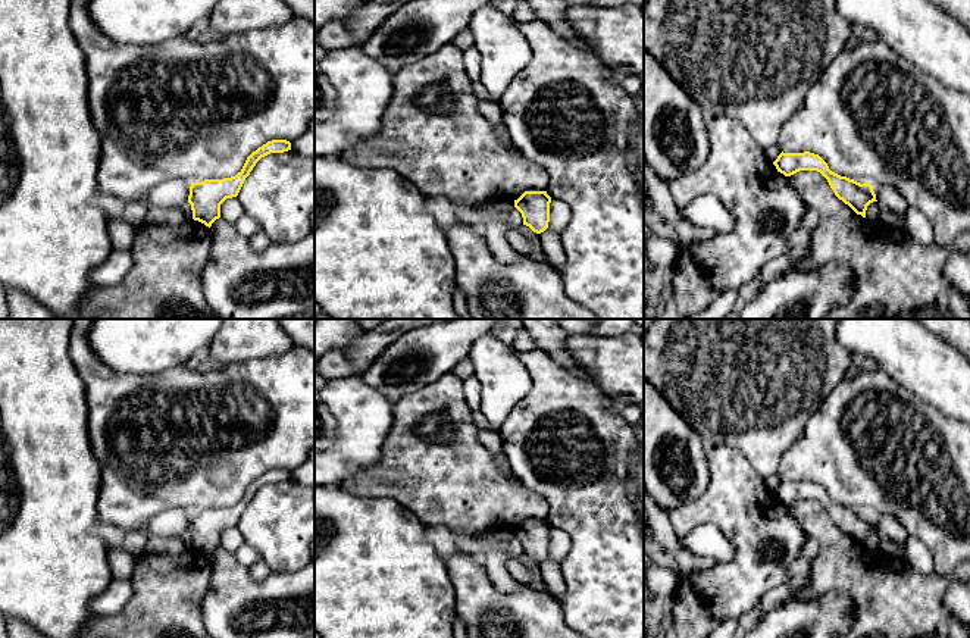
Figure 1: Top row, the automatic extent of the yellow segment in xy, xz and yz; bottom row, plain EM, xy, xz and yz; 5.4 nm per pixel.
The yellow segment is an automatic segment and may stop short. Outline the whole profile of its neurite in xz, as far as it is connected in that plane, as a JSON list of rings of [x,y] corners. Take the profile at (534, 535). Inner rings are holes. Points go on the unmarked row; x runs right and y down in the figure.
[[[525,520],[514,537],[522,542],[523,554],[541,563],[548,557],[551,526],[547,520]]]

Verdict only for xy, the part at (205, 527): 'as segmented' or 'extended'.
as segmented

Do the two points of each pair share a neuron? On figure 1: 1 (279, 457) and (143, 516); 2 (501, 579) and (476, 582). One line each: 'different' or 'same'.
1: same
2: different

